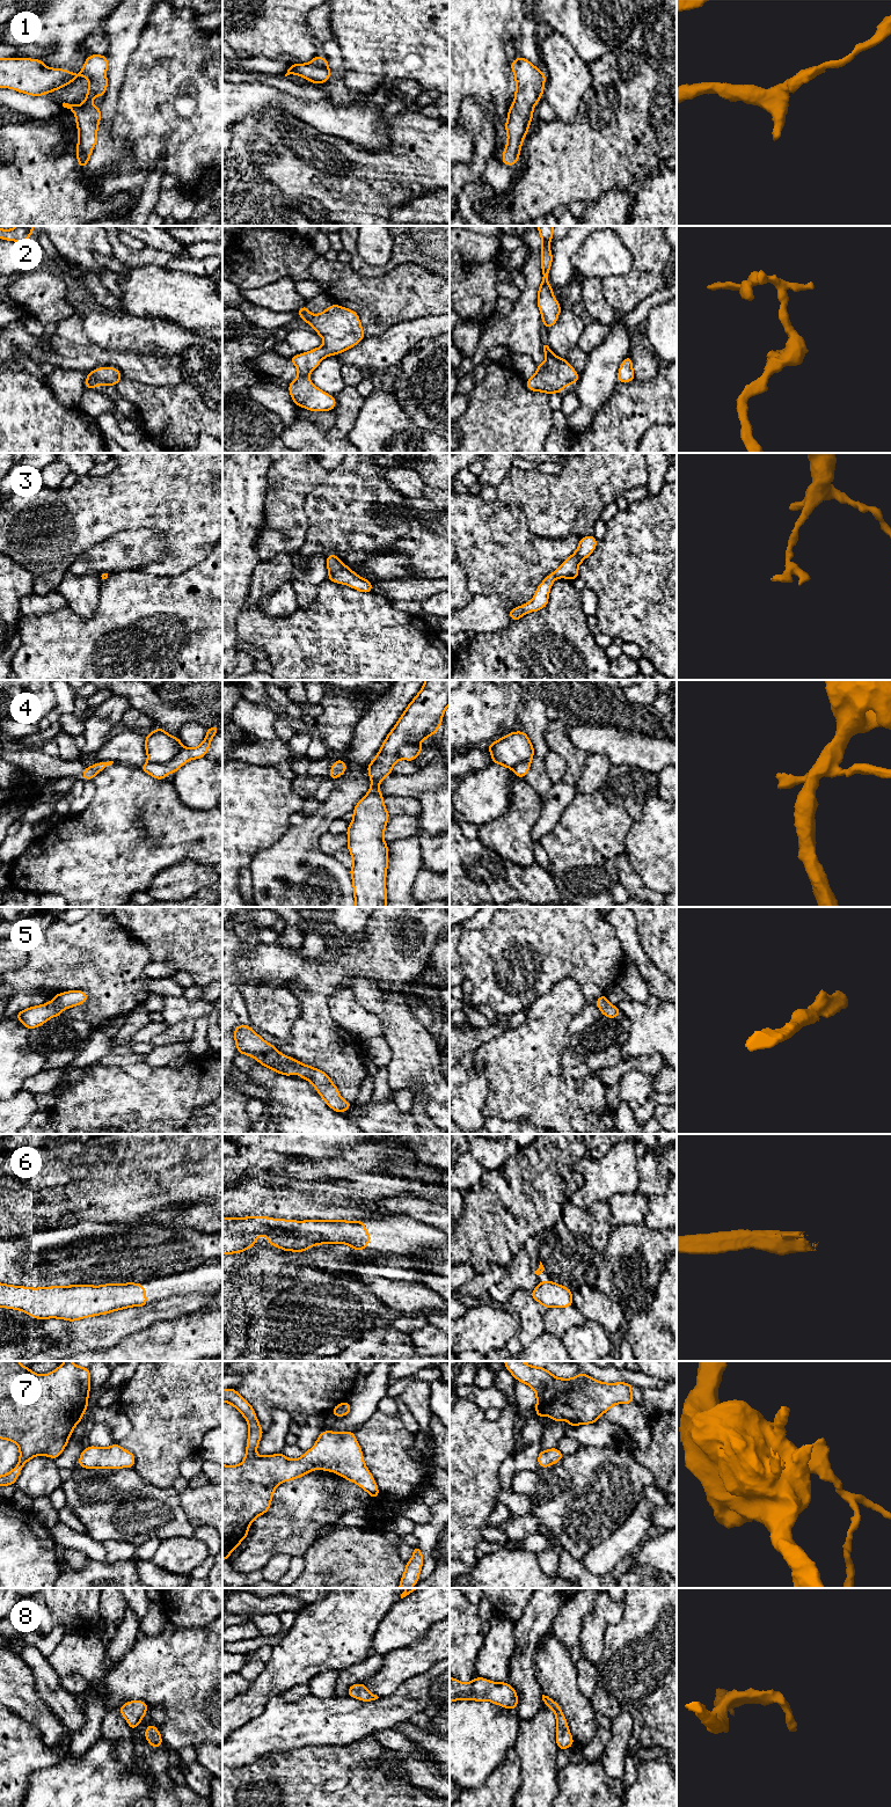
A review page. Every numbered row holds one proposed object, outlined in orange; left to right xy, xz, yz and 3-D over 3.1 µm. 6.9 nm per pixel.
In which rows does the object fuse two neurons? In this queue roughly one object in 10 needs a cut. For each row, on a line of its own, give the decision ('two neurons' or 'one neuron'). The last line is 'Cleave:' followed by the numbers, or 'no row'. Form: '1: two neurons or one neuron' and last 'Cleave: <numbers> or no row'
1: one neuron
2: one neuron
3: one neuron
4: two neurons
5: one neuron
6: one neuron
7: one neuron
8: one neuron
Cleave: 4

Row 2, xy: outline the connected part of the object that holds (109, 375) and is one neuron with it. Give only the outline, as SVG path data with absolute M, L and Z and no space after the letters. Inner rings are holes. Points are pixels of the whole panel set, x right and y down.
M98 367L90 371L86 379L86 389L94 389L98 385L116 386L122 380L120 372L115 367Z

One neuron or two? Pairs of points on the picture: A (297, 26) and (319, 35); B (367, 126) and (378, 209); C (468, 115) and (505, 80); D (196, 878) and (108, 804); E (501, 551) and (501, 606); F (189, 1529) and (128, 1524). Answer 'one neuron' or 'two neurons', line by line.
A: two neurons
B: two neurons
C: two neurons
D: two neurons
E: two neurons
F: one neuron

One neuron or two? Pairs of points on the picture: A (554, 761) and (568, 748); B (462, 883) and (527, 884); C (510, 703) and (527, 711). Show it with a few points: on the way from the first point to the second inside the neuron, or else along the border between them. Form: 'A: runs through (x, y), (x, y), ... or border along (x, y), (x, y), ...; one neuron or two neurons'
A: border along (550, 750), (565, 762), (567, 773), (562, 781); two neurons
B: runs through (479, 883), (488, 889), (493, 884), (511, 884); one neuron
C: border along (523, 703), (518, 718); two neurons

